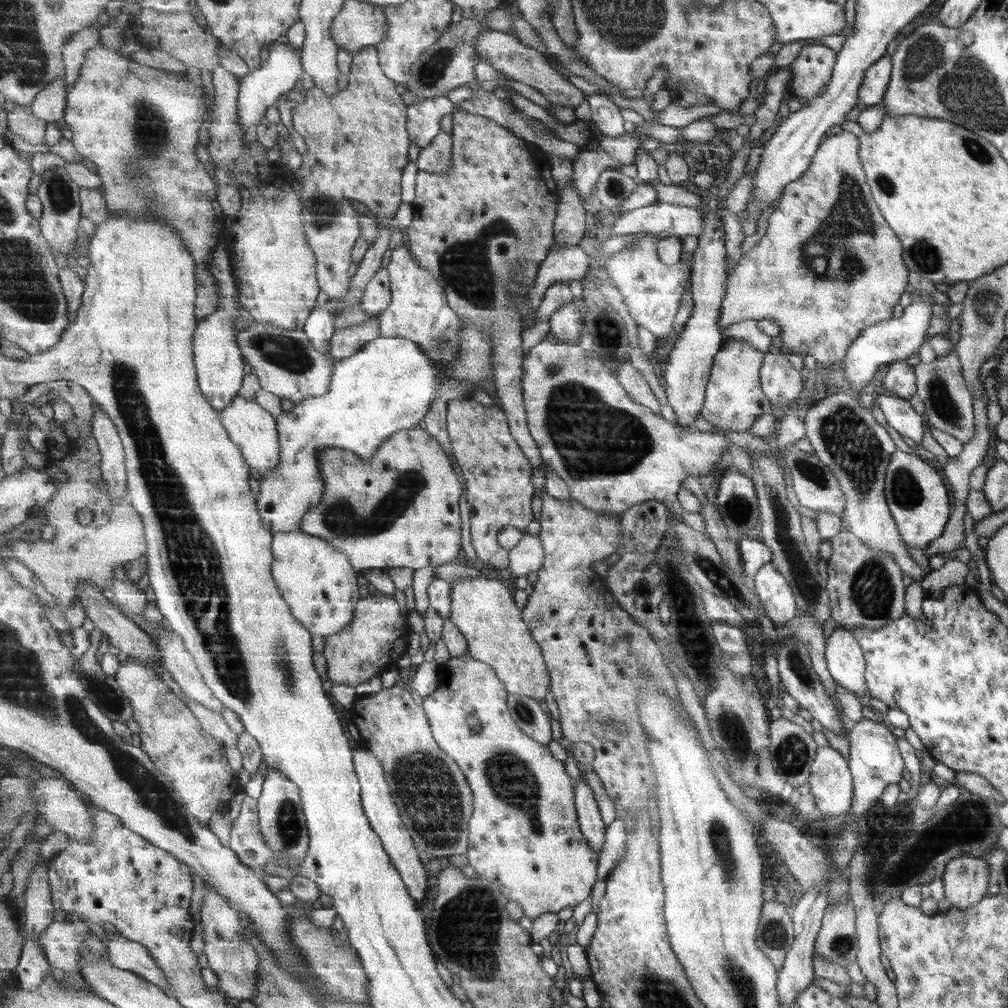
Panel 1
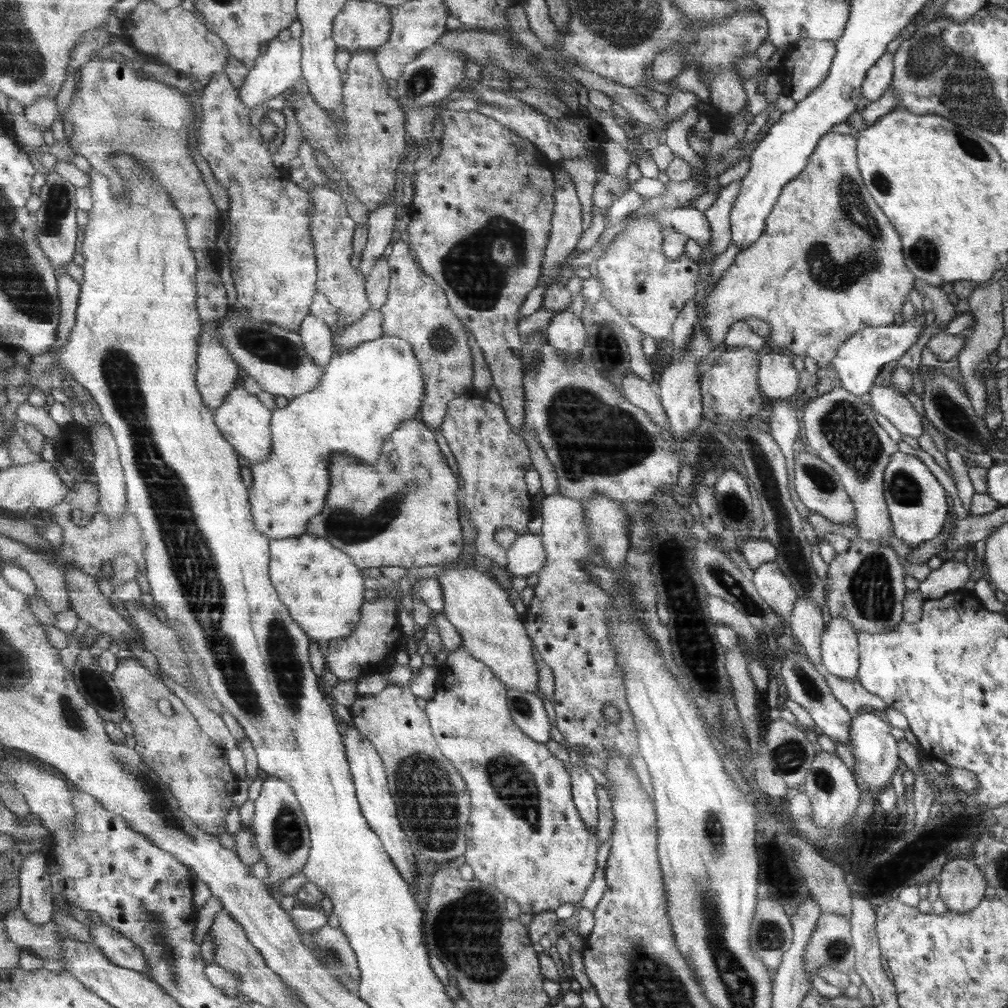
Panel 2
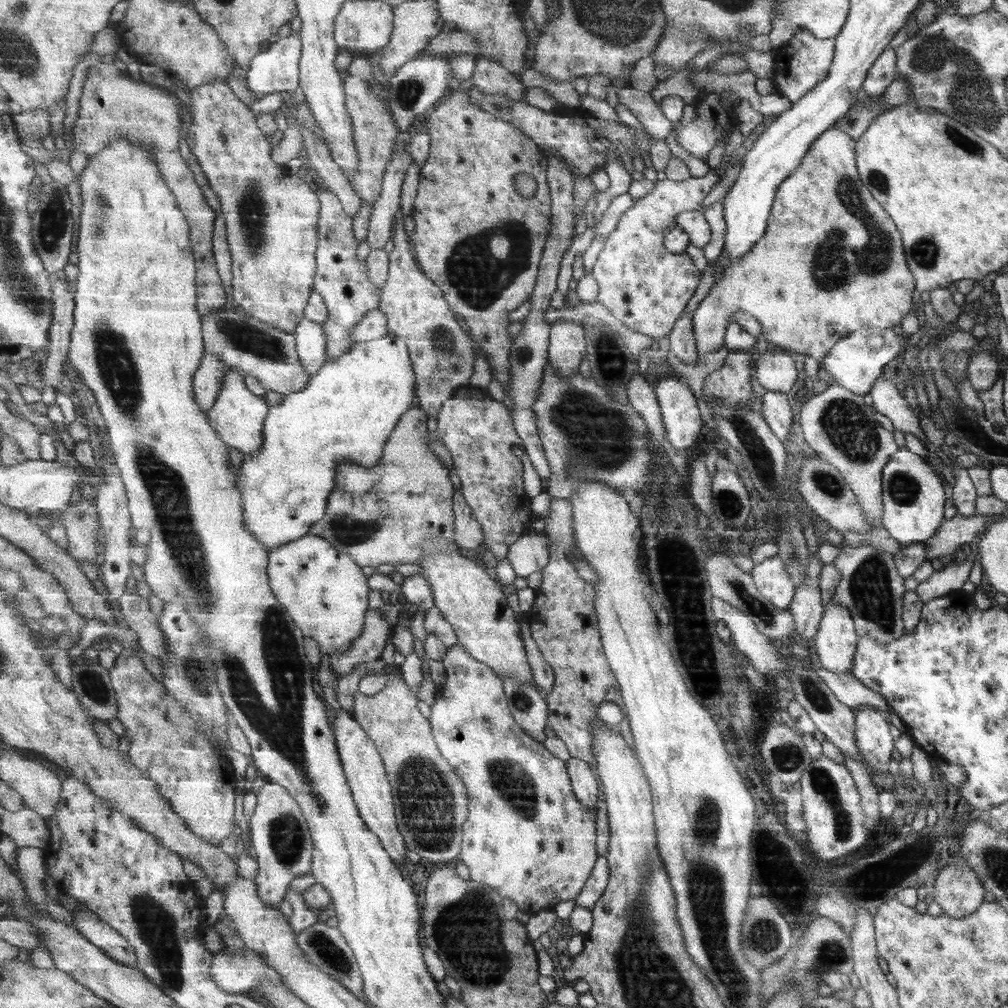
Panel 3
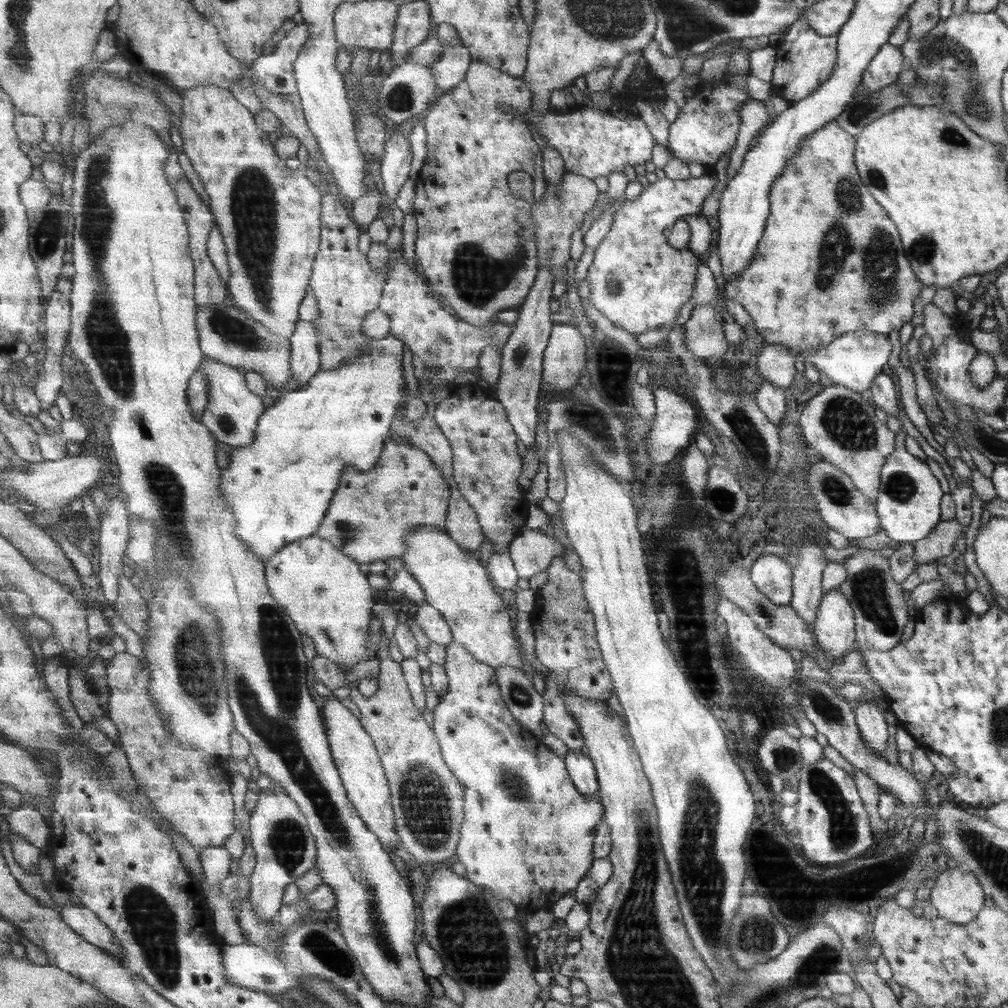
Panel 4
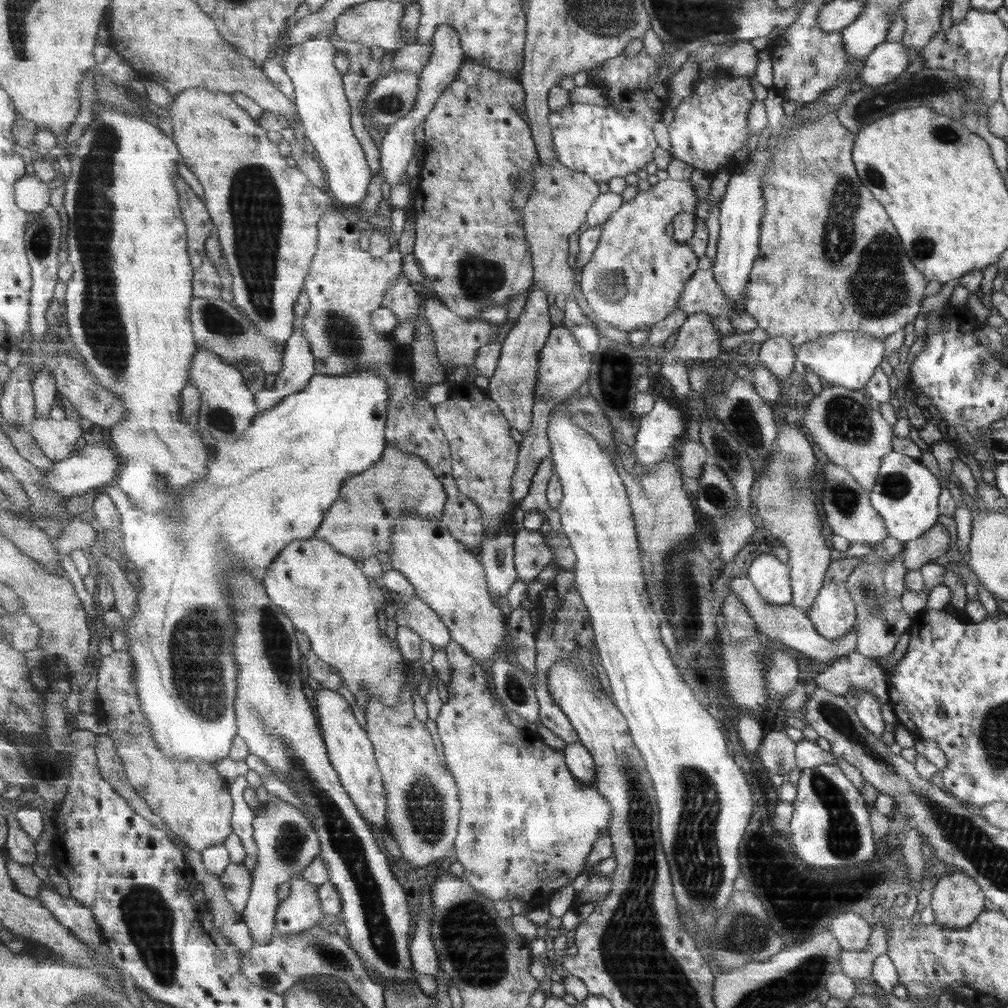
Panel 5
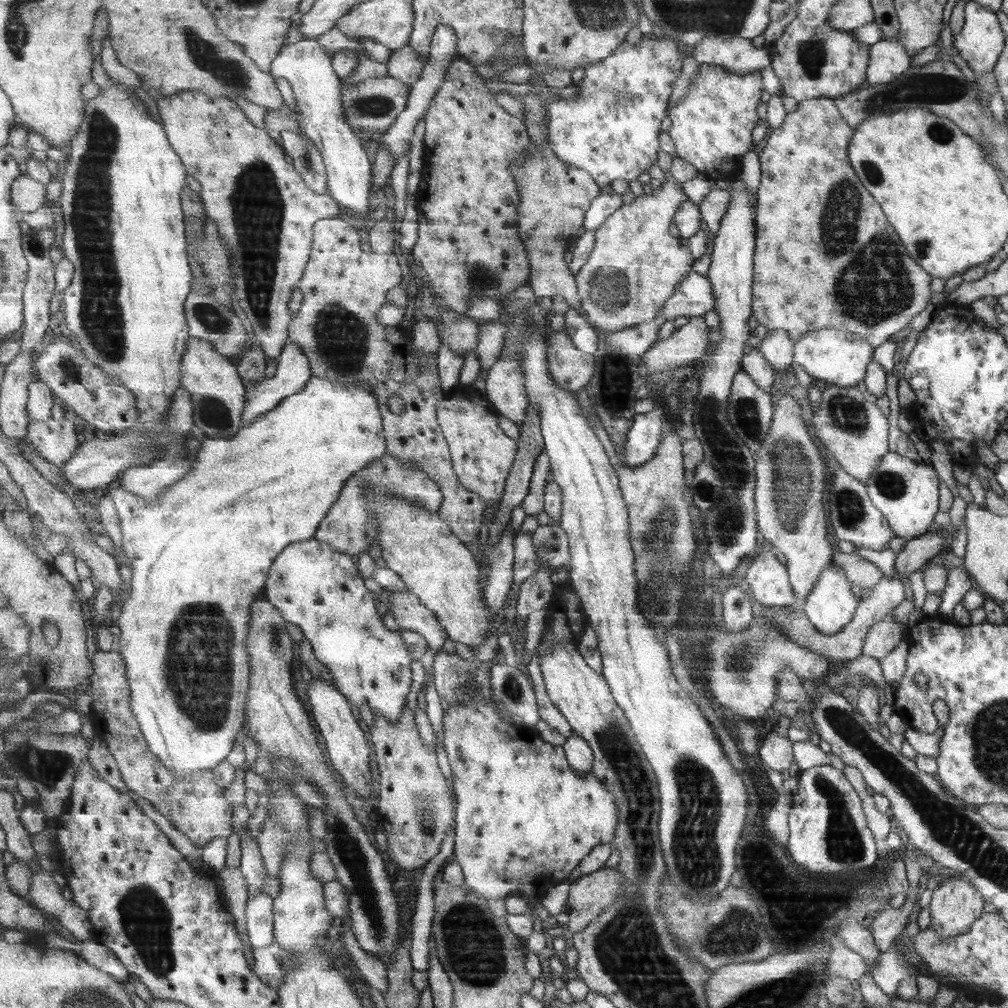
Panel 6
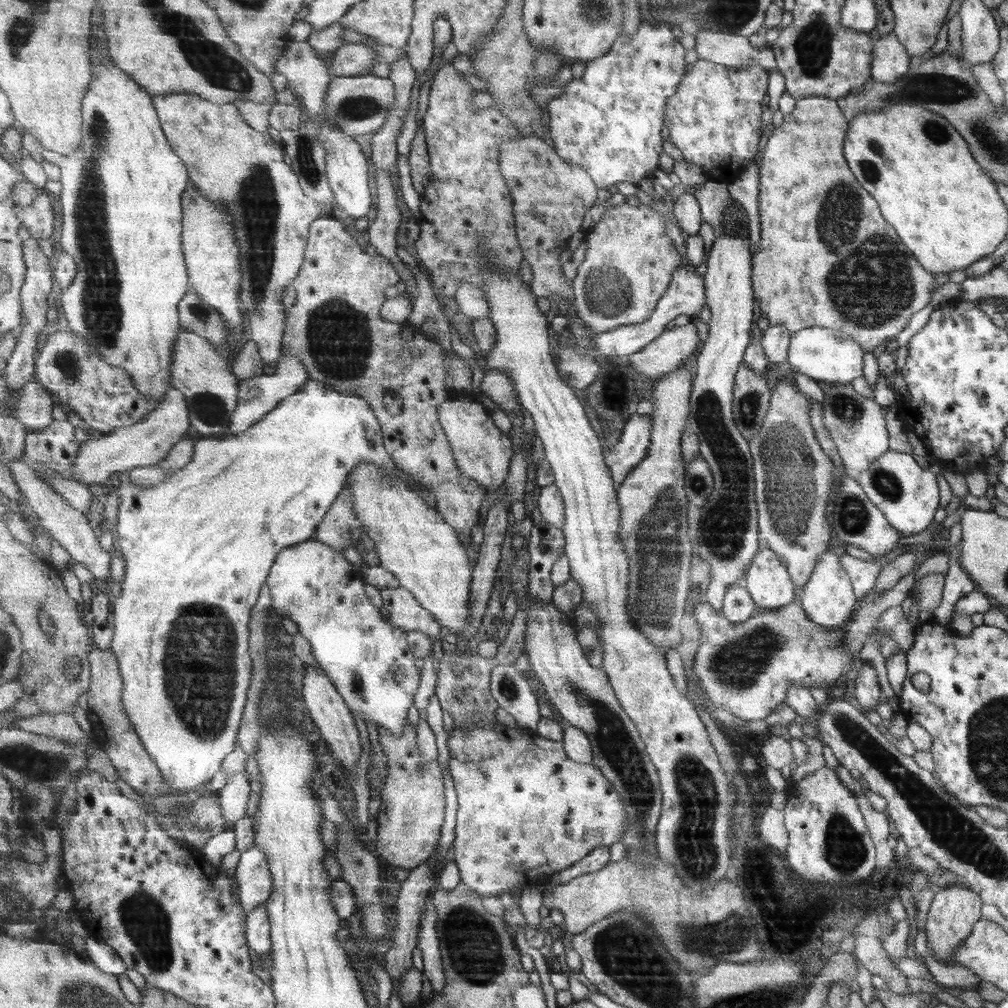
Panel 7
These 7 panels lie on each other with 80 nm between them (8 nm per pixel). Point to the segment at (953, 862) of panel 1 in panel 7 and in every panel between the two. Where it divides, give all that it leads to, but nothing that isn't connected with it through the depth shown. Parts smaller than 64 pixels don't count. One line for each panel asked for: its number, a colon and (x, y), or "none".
2: (960, 883)
3: (957, 890)
4: (956, 895)
5: (956, 900)
6: (955, 904)
7: (955, 908)

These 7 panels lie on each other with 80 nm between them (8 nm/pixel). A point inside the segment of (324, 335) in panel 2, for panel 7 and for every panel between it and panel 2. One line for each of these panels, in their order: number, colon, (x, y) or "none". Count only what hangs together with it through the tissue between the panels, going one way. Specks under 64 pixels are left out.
3: (311, 336)
4: (306, 358)
5: (299, 367)
6: (293, 372)
7: (259, 395)

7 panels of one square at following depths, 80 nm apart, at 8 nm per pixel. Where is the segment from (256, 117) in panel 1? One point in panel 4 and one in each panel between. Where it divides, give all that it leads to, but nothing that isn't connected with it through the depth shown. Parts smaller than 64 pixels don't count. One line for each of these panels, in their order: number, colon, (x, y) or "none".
2: (280, 68)
3: (277, 69)
4: (275, 72)

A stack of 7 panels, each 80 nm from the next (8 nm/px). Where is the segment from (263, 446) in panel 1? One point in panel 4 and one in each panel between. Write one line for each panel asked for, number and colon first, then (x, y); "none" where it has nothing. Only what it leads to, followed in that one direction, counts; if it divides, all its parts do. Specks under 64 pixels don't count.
2: (245, 421)
3: (239, 415)
4: (233, 413)

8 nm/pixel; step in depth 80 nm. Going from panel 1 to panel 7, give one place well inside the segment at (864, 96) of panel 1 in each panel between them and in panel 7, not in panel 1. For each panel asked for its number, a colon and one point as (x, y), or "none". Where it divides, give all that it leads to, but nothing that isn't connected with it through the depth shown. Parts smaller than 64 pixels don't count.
2: (878, 78)
3: (881, 73)
4: (882, 70)
5: (888, 60)
6: (887, 59)
7: (889, 61)

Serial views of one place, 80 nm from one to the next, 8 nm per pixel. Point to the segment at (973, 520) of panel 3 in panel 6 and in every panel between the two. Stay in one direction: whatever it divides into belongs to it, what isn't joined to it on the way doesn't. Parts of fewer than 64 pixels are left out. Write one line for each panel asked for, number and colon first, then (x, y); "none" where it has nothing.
4: (940, 541)
5: (933, 543)
6: (915, 553)

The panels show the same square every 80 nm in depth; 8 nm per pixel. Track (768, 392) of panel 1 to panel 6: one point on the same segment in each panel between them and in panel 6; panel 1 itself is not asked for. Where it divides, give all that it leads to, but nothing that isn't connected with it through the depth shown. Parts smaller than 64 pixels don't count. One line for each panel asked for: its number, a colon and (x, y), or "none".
2: (776, 377)
3: (775, 372)
4: (774, 363)
5: (776, 354)
6: (776, 348)

